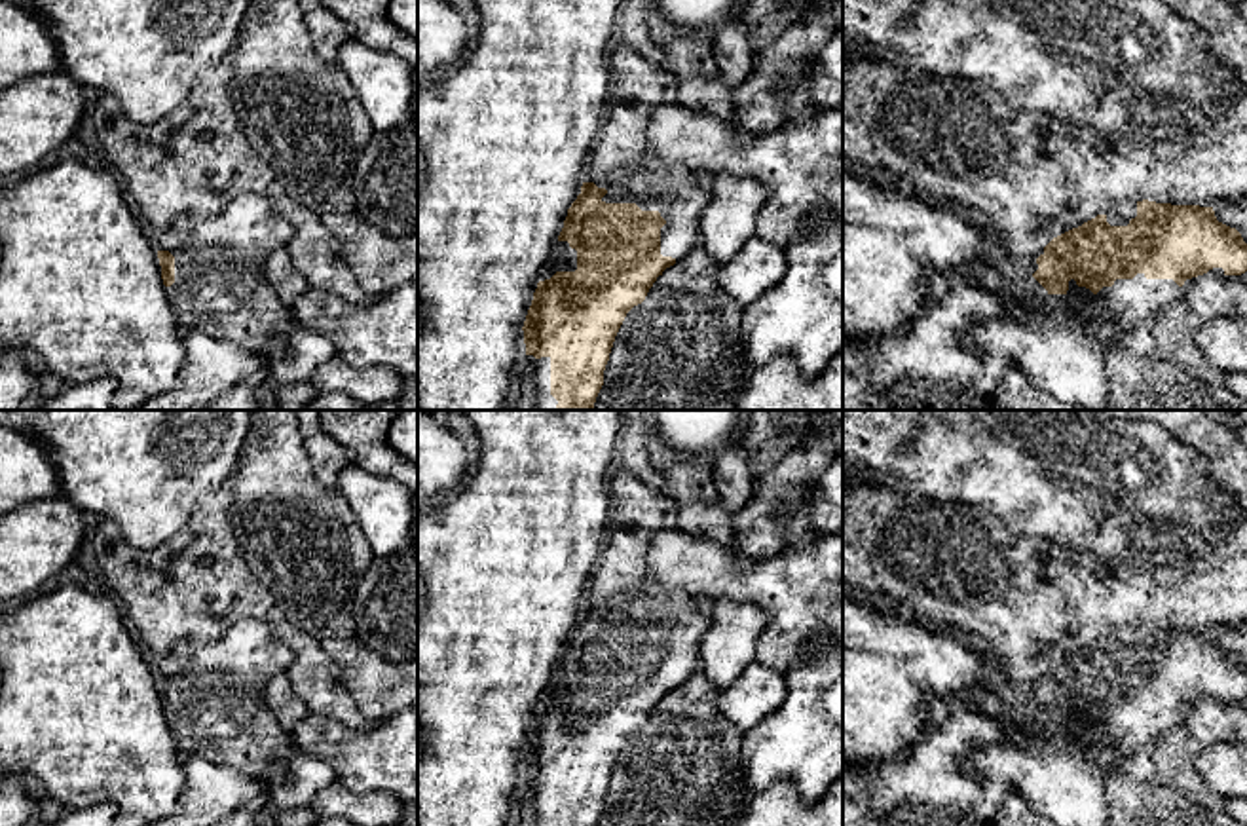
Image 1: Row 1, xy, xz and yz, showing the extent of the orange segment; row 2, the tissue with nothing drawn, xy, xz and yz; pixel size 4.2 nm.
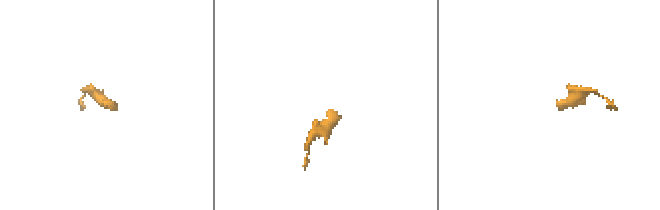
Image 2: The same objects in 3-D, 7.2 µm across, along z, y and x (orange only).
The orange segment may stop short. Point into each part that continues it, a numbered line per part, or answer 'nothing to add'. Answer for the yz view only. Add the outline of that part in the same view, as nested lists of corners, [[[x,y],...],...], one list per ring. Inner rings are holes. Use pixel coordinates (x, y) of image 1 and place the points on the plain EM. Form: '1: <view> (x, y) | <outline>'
1: yz (1134, 728) | [[[1044,672],[1008,693],[1012,703],[1012,716],[1029,729],[1063,727],[1078,733],[1089,733],[1110,741],[1116,752],[1124,756],[1126,763],[1146,763],[1158,737],[1184,723],[1184,714],[1173,704],[1146,704],[1137,699],[1133,704],[1116,704],[1112,712],[1103,712],[1093,720],[1086,712],[1078,712],[1074,704],[1069,706],[1065,720],[1050,720],[1033,699],[1038,695],[1036,684],[1044,680]]]

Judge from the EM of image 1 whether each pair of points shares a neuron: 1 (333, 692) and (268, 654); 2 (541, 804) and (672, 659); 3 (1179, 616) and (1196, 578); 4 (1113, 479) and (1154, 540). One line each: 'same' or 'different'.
1: different
2: same
3: same
4: different

